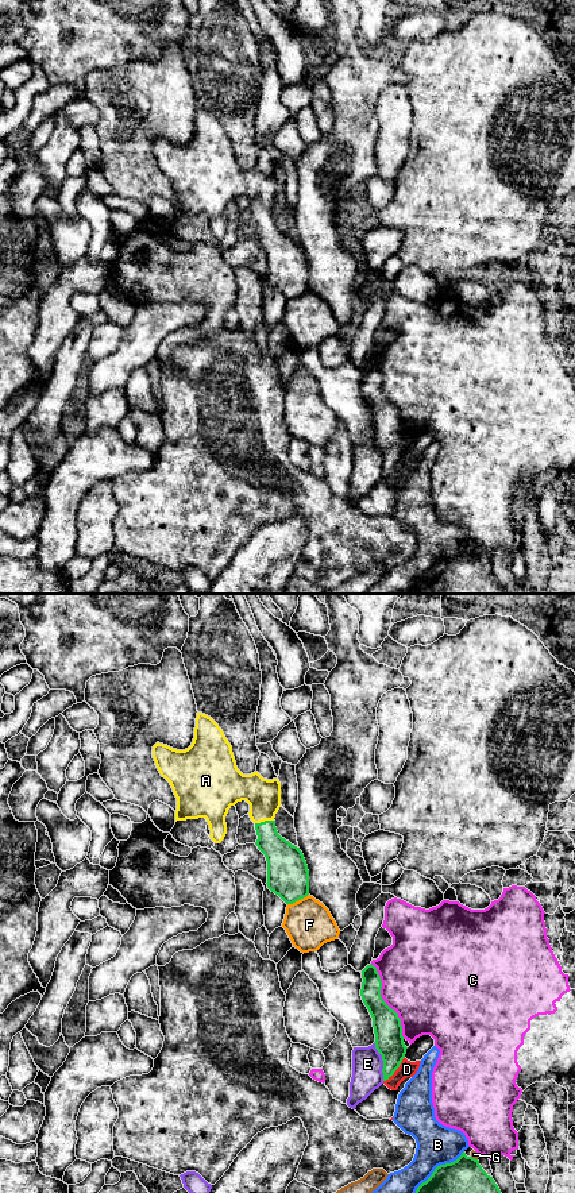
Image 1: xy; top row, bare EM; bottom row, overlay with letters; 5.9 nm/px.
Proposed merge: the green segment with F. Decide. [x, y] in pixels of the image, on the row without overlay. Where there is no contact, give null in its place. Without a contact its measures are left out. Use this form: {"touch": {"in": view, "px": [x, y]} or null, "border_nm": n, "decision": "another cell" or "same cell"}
{"touch": {"in": "xy", "px": [297, 296]}, "border_nm": 140, "decision": "another cell"}

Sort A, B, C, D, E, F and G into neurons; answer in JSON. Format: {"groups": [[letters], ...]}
{"groups": [["A"], ["B"], ["C"], ["D"], ["E"], ["F"], ["G"]]}

